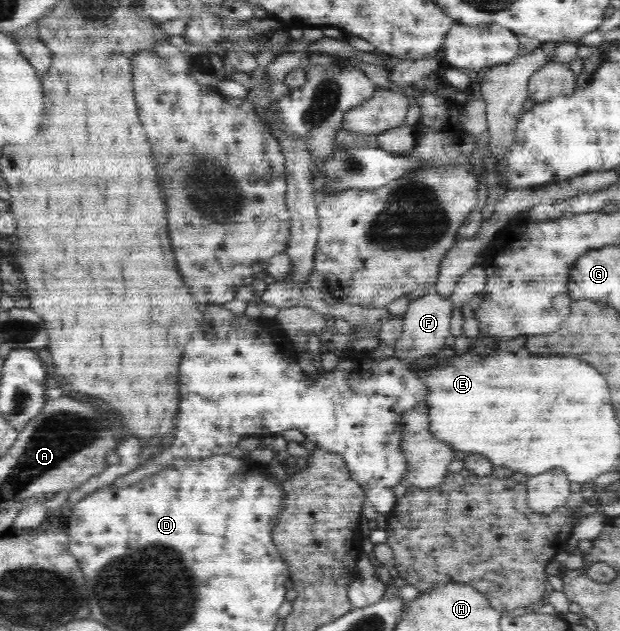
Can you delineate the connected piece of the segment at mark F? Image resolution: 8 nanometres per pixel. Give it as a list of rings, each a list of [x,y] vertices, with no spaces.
[[[430,292],[422,297],[411,301],[408,309],[402,316],[403,332],[401,338],[395,342],[395,357],[411,363],[421,360],[429,354],[437,354],[445,348],[445,339],[449,336],[451,311],[453,305],[449,299],[441,297],[437,292]]]

